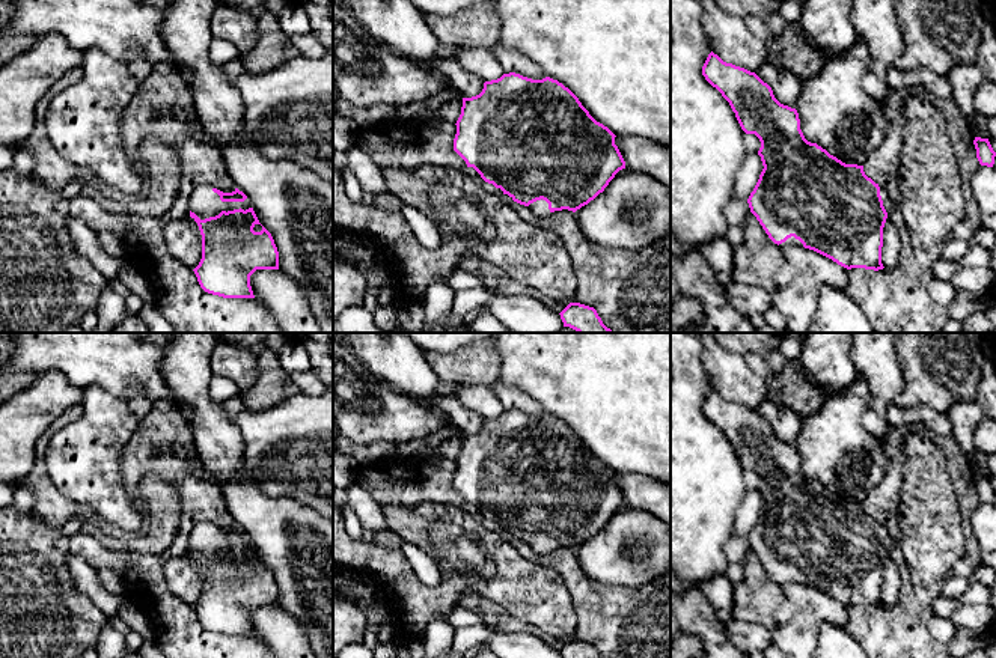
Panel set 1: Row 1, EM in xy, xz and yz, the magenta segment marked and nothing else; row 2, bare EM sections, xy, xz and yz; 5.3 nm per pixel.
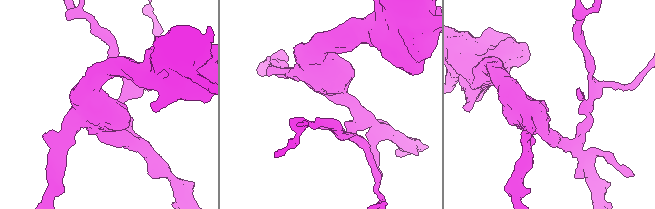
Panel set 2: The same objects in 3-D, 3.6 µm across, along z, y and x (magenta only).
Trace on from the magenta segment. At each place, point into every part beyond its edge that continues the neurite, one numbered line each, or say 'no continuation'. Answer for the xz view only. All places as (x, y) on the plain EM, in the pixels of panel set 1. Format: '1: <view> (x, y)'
1: xz (540, 545)

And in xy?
1: xy (204, 539)

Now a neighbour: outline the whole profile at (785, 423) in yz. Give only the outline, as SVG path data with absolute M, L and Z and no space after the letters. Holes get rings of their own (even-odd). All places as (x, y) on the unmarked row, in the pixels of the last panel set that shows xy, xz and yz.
M767 399L755 411L771 425L774 435L781 441L796 446L803 419L791 408Z

